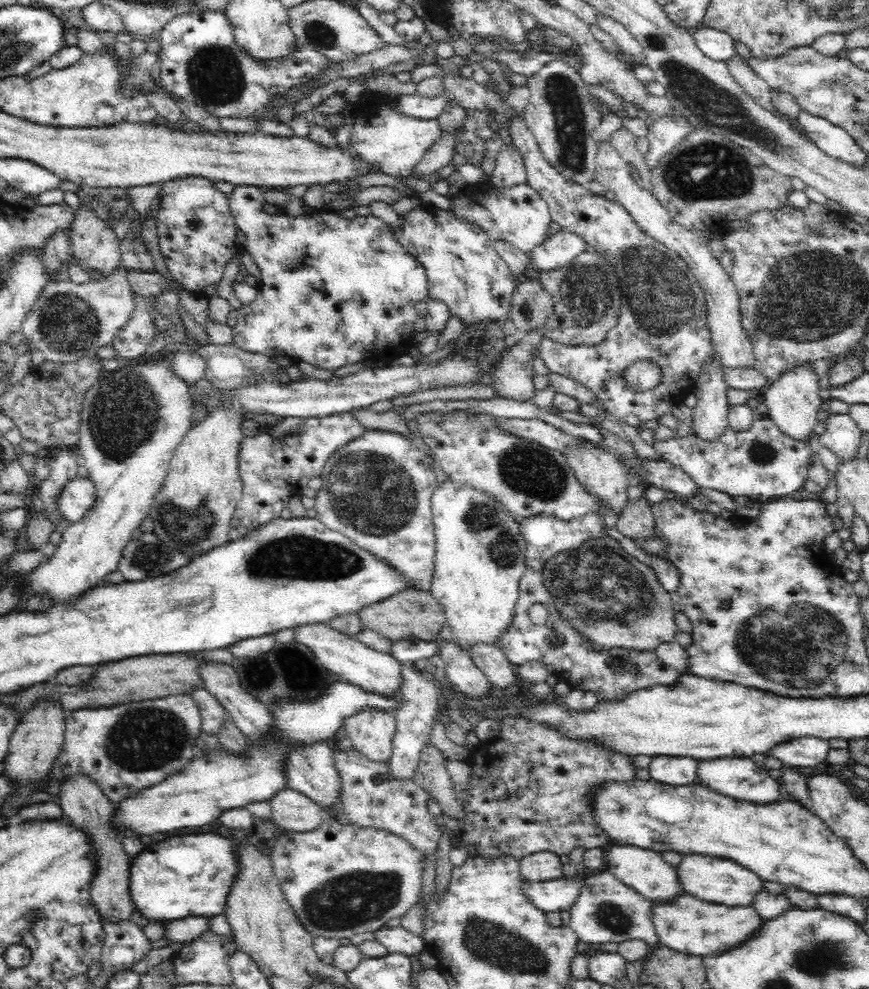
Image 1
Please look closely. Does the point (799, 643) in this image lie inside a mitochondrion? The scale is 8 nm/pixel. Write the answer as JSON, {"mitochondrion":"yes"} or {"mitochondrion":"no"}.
{"mitochondrion":"yes"}

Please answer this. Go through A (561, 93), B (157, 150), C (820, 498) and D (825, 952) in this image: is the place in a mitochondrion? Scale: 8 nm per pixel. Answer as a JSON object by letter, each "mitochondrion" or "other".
{"A":"mitochondrion","B":"other","C":"other","D":"mitochondrion"}

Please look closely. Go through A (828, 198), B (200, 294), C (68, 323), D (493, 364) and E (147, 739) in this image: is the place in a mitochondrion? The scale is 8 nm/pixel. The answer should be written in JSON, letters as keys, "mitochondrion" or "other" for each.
{"A":"other","B":"other","C":"mitochondrion","D":"other","E":"mitochondrion"}

